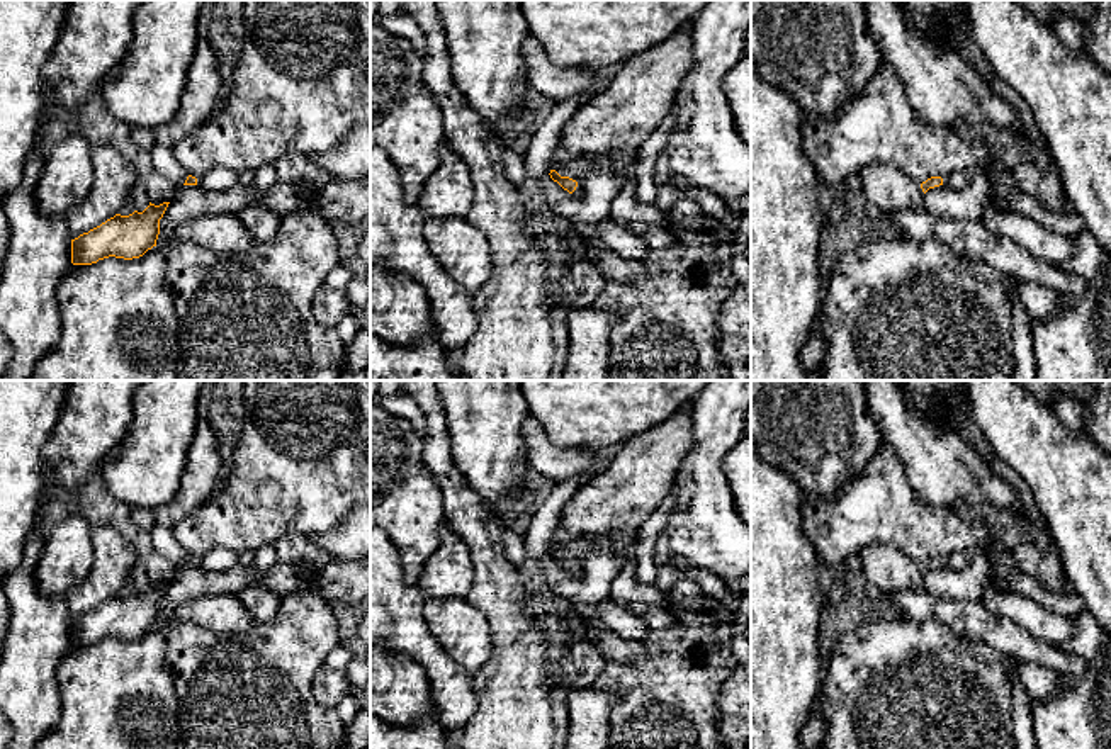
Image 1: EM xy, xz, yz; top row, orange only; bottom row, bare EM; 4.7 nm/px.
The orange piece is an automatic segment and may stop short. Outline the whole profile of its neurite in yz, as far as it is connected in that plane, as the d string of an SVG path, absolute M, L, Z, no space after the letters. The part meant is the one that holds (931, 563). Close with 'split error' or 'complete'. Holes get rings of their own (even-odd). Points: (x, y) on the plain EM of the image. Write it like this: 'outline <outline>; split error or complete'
outline M870 543L860 554L870 589L883 596L924 589L926 572L943 566L941 557L919 564L894 545Z; split error

